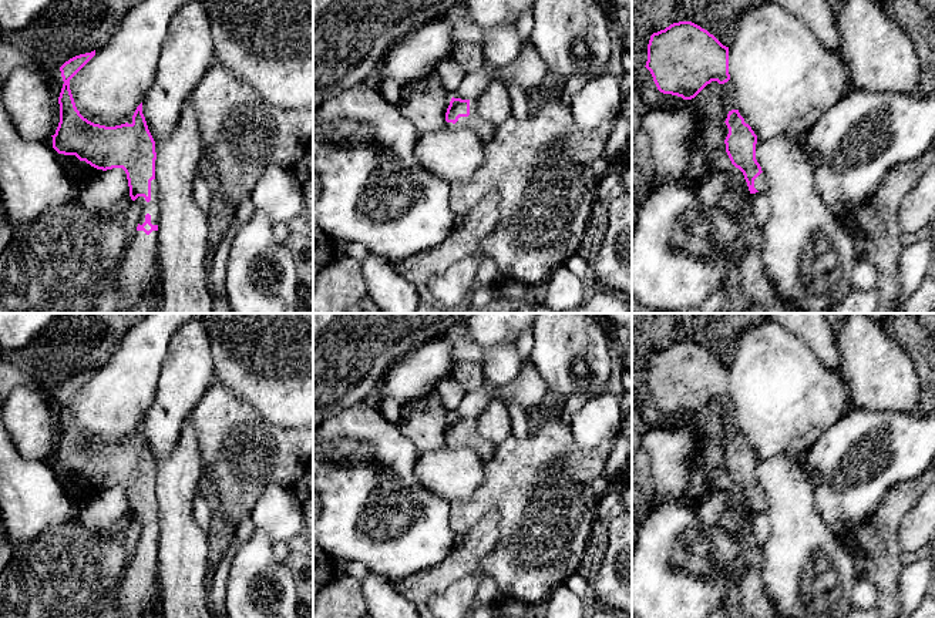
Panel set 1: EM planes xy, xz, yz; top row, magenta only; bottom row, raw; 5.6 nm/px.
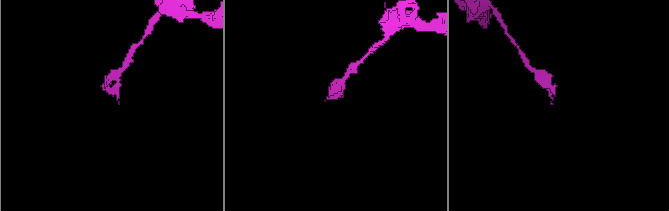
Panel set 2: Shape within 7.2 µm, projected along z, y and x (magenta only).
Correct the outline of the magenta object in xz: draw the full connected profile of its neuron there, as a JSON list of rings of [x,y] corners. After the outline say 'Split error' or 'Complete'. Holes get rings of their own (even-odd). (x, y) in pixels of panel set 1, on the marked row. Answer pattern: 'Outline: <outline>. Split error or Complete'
Outline: [[[451,98],[445,112],[444,130],[451,128],[470,128],[477,132],[484,144],[495,134],[495,125],[477,114],[477,100]]]. Split error

